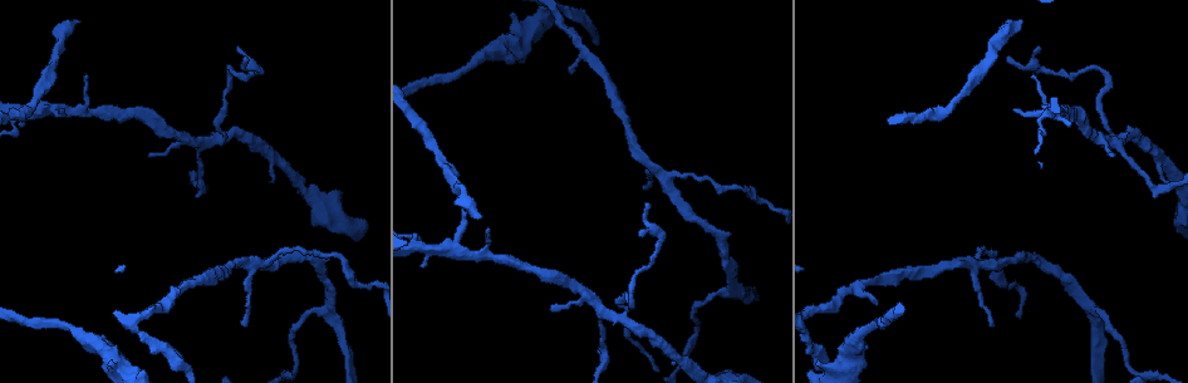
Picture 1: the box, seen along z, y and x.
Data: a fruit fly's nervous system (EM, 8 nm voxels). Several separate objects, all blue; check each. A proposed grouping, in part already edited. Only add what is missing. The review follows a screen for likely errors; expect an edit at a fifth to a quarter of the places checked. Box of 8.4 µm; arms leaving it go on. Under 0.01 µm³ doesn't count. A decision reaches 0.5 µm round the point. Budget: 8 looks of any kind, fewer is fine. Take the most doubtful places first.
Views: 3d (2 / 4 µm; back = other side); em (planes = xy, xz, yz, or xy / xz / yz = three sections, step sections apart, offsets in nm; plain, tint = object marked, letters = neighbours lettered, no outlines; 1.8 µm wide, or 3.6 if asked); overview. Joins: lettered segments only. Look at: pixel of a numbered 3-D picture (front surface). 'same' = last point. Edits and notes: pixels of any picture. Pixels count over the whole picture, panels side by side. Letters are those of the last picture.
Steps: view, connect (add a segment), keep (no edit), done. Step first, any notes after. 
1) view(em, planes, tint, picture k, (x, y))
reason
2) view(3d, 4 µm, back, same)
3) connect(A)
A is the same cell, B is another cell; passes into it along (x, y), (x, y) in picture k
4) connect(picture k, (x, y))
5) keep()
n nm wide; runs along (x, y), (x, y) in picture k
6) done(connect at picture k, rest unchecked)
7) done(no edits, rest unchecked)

view(em, yz, step 8, letters, picture 1, (818, 363))
an open end

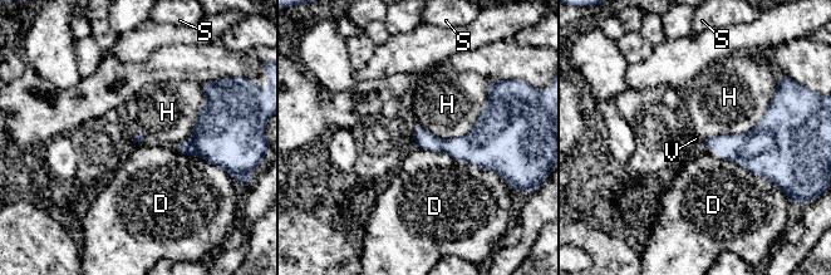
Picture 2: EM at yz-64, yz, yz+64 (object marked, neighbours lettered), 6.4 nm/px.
view(em, planes, letters, same)

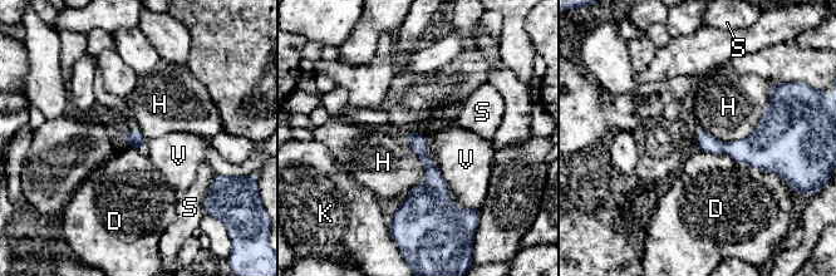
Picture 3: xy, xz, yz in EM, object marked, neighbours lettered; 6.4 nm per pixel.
keep()
D, H, K, S and V are other cells; border along (770, 87), (744, 138), (698, 128) in picture 3; no lettered segment goes on from it

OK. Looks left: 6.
view(em, xz, step 8, letters, picture 1, (622, 321))
four or more arms meet

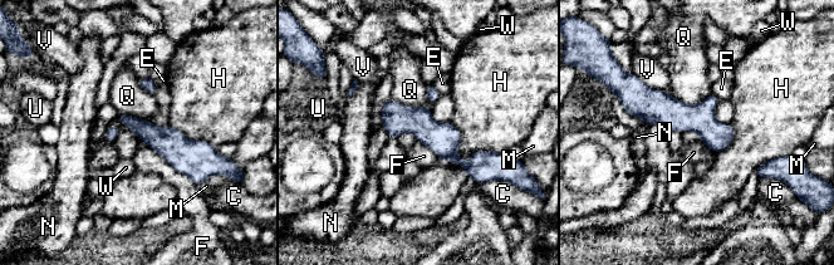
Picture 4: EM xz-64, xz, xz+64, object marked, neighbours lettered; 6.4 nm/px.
keep()
C, E, F, H, M, N, Q, U, V and W are other cells; runs along (384, 111), (462, 163), (489, 158) in picture 4; none of them fits

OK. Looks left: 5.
view(3d, 2 µm, picture 1, (328, 309))

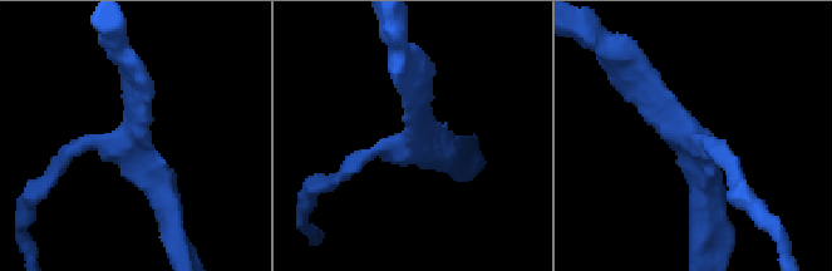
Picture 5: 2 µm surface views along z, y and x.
view(em, 3.6 µm, planes, tint, picture 5, (123, 134))
3 arms

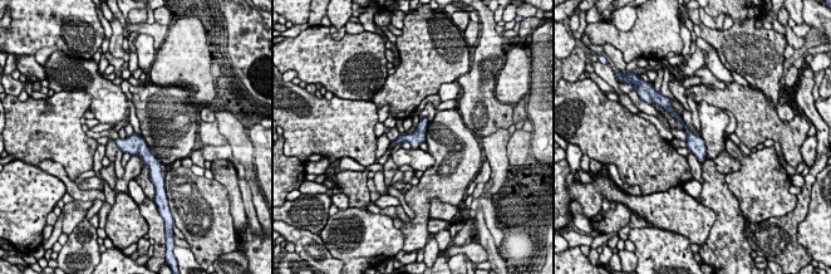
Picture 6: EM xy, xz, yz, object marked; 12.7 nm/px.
view(em, 3.6 µm, planes, letters, same)

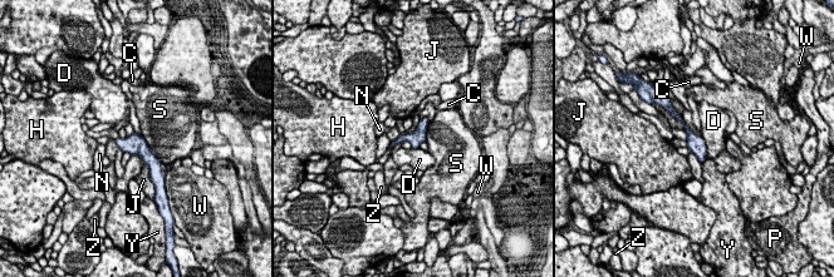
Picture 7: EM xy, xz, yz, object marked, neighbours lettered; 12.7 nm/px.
keep()
S touches over 460 nm; C, D, H, J, N, P, S, W, Y and Z are other cells; border along (701, 137), (707, 154) in picture 7; no lettered segment goes on from it

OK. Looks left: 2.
done(no edits, rest unchecked)

